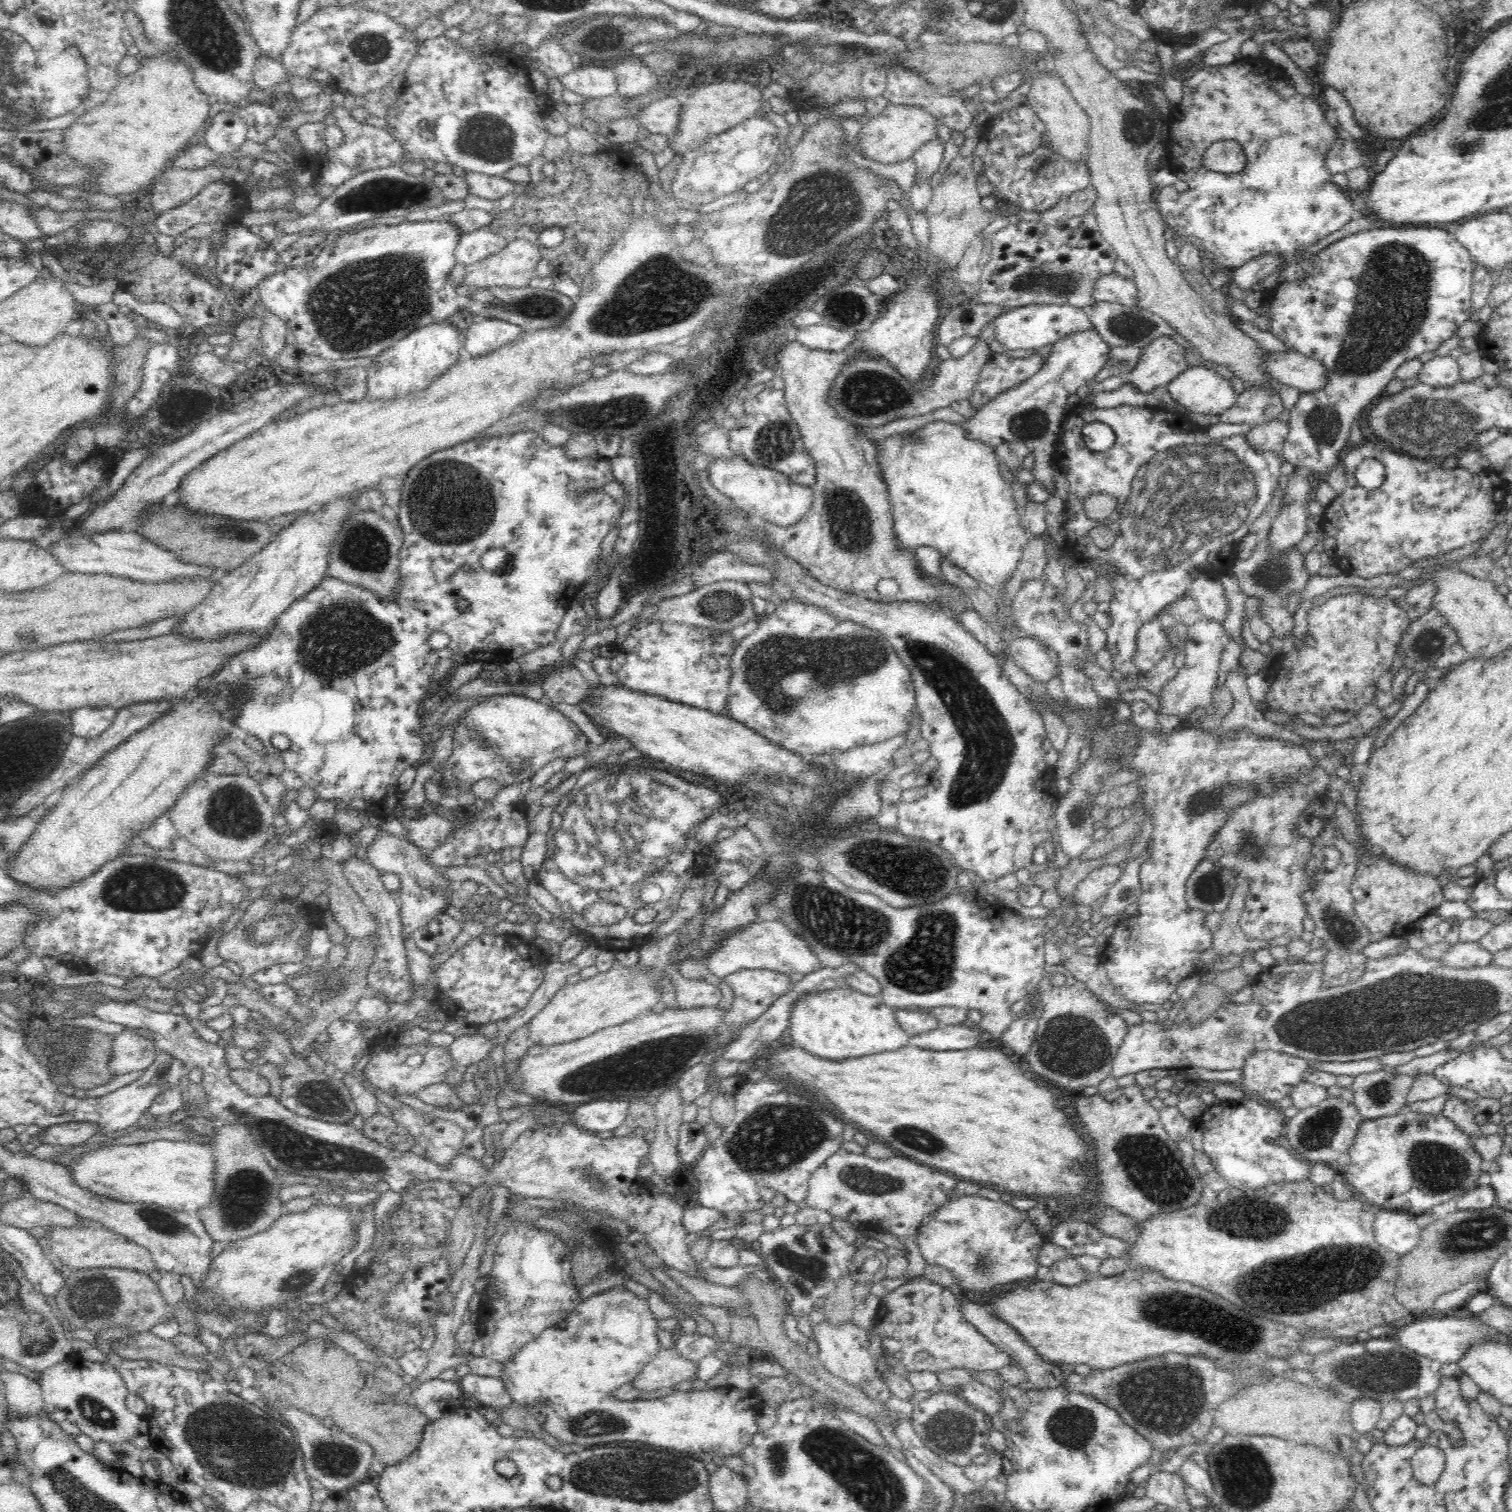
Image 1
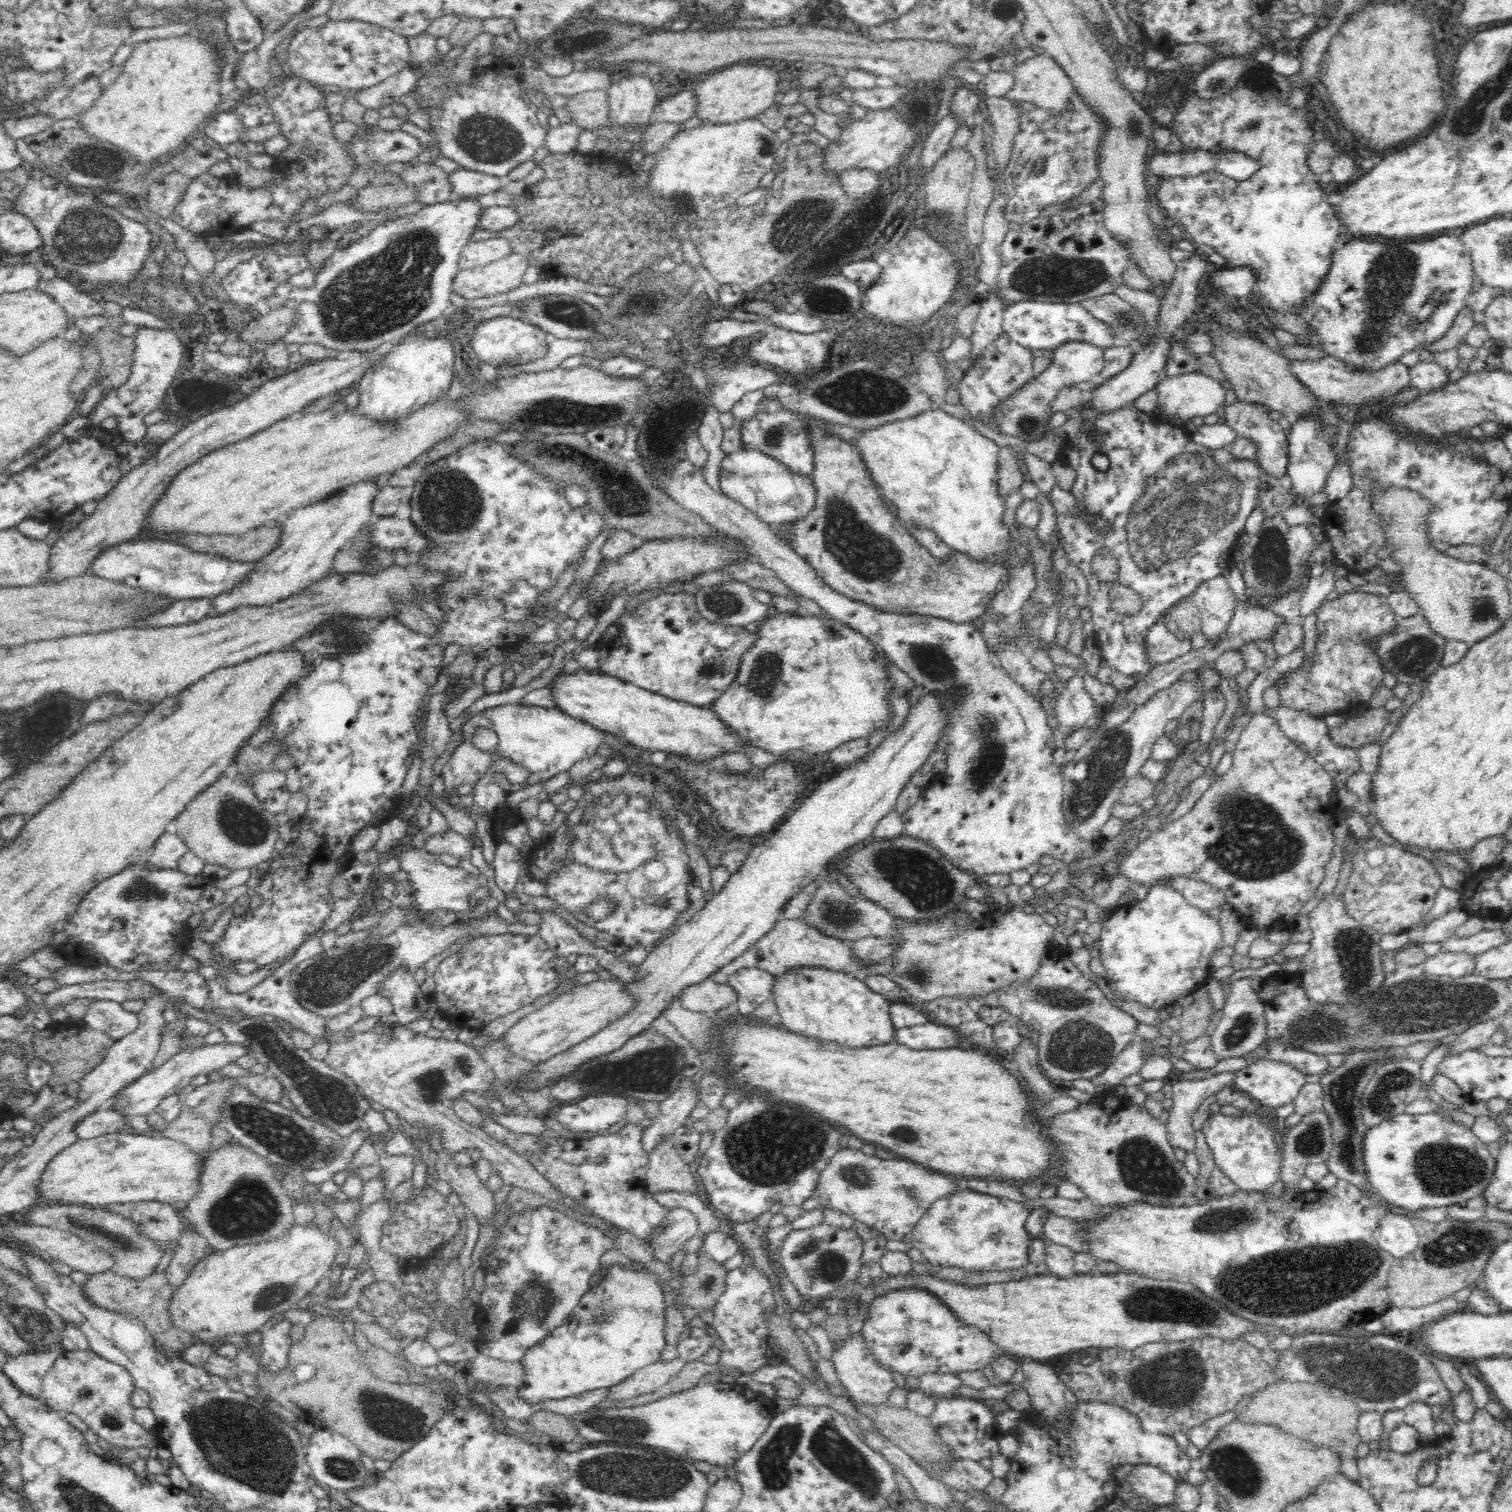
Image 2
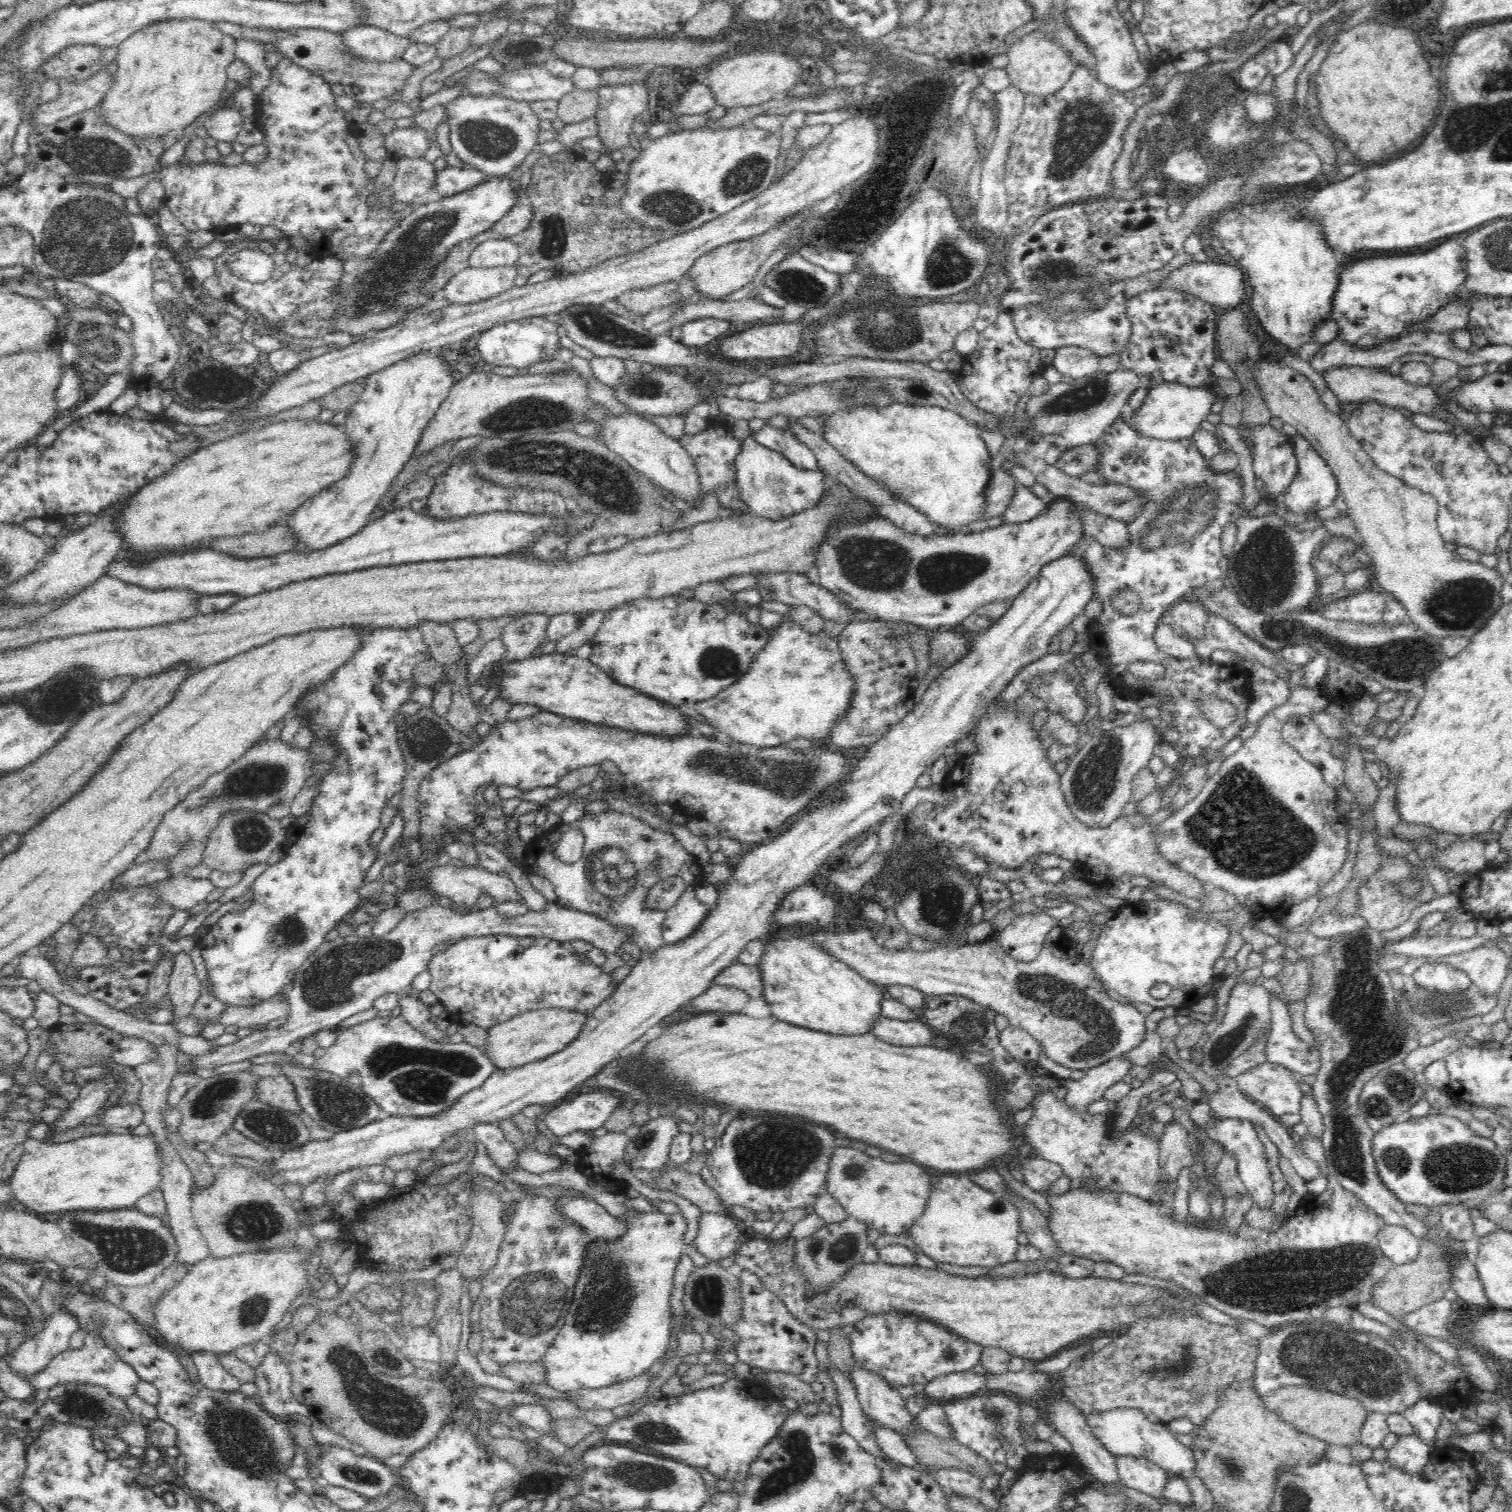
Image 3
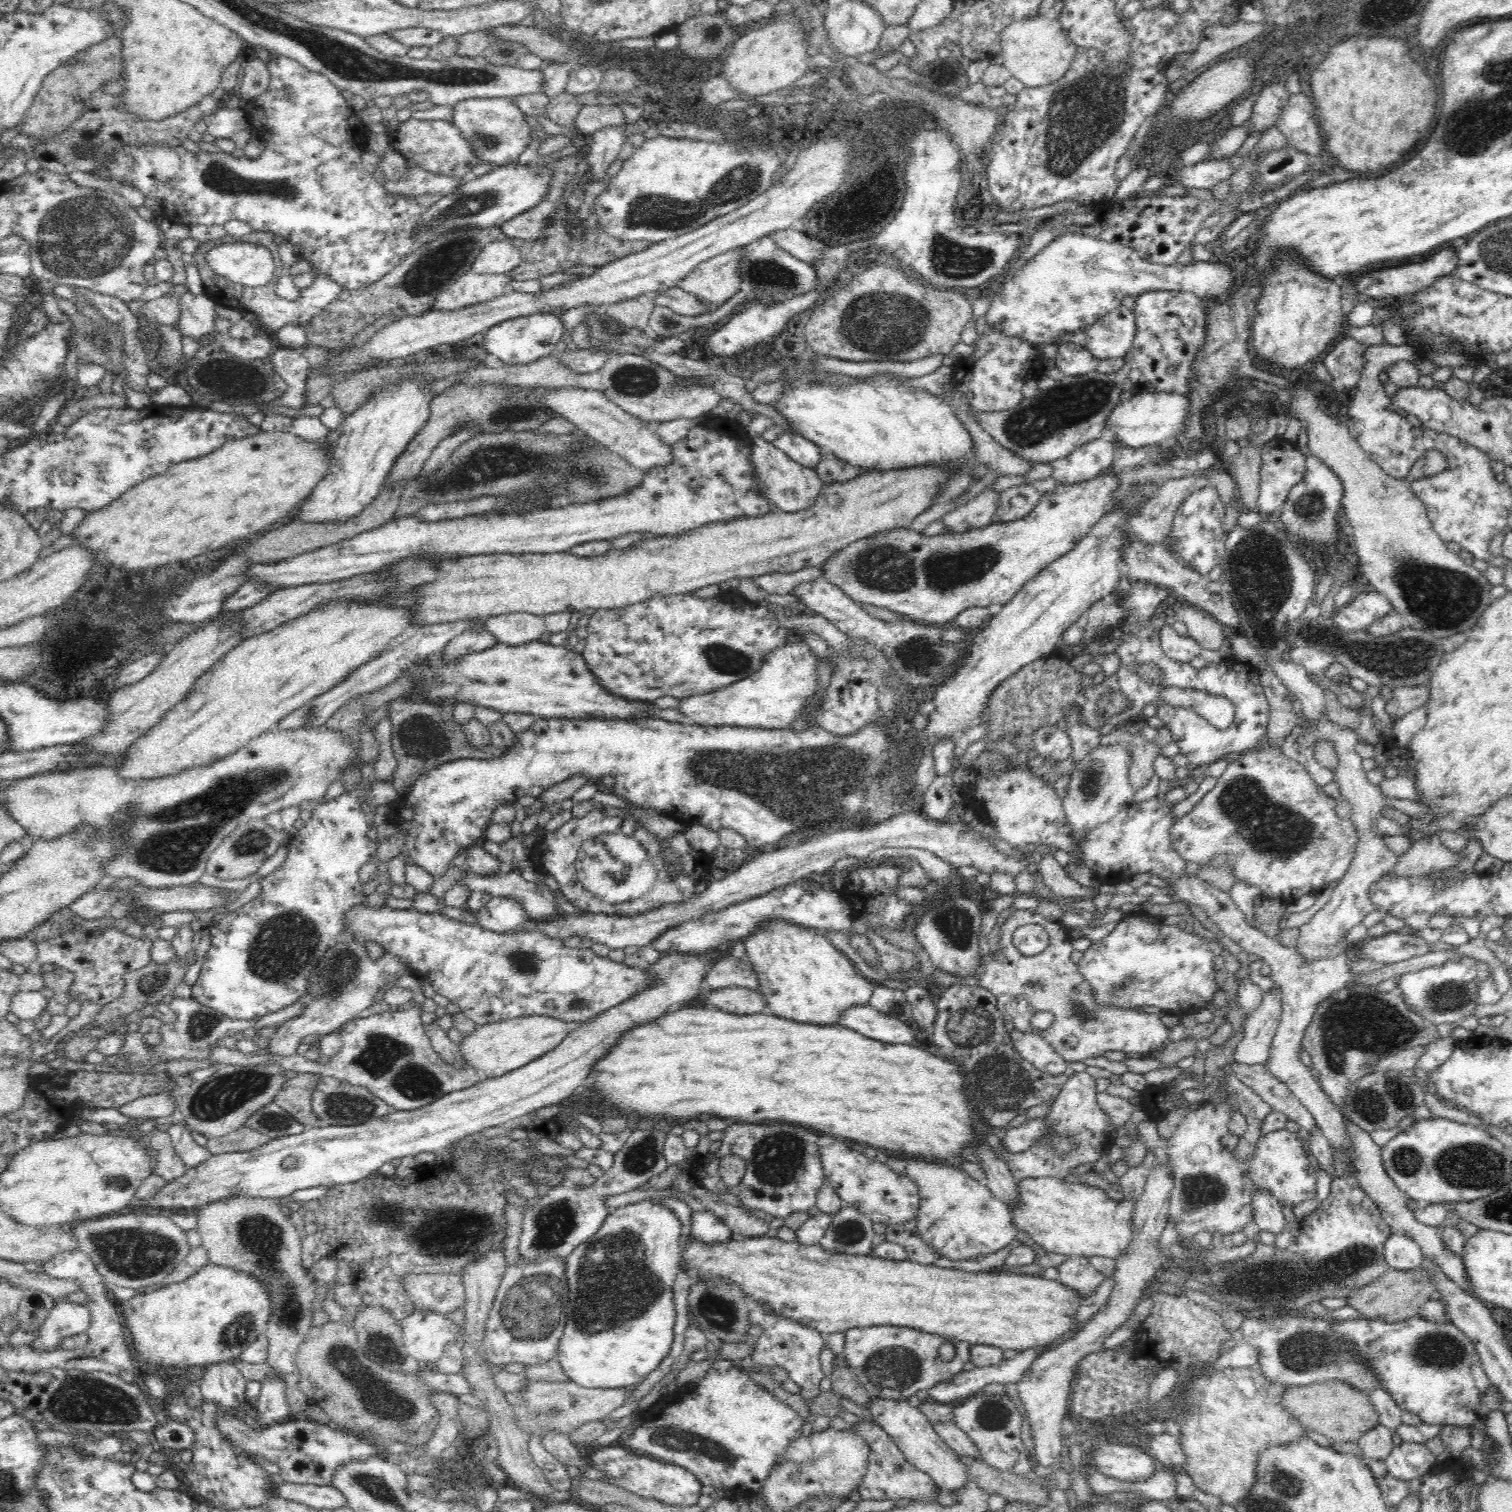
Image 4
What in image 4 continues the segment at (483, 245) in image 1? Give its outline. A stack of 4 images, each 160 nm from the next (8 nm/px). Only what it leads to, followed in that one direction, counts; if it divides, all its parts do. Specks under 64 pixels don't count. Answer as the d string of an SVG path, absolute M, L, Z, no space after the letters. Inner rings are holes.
M511 240L494 241L480 249L471 270L478 274L508 274L520 263L520 251Z

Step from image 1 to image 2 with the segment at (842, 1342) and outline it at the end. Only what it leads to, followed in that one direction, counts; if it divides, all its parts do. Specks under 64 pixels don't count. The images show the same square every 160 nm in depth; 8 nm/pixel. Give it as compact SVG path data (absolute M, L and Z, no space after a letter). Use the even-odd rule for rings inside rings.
M850 1332L844 1344L833 1350L831 1361L834 1363L837 1377L854 1401L876 1406L884 1403L888 1404L888 1395L896 1386L894 1377L892 1377L892 1372L876 1362L875 1356L866 1347L861 1332Z

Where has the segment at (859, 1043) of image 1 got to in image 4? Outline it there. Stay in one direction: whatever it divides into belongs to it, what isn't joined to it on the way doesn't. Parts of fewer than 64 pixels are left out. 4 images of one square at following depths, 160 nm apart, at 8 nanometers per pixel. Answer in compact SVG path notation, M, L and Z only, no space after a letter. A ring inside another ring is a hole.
M783 920L762 924L744 940L748 962L752 963L766 1001L764 1012L802 1024L832 1026L840 1022L846 1008L869 1004L876 987L863 977L852 961L838 950L825 933Z

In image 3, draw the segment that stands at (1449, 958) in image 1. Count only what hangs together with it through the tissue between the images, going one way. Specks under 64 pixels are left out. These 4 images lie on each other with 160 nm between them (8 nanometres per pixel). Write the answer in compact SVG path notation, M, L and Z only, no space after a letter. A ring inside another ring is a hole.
M1438 961L1423 964L1408 981L1428 991L1446 994L1465 991L1473 983L1464 971Z

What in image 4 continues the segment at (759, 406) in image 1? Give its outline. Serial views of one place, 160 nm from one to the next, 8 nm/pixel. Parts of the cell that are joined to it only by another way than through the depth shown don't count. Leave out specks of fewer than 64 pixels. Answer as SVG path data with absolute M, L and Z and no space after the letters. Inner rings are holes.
M798 432L780 434L771 443L804 466L816 468L821 460L820 447Z

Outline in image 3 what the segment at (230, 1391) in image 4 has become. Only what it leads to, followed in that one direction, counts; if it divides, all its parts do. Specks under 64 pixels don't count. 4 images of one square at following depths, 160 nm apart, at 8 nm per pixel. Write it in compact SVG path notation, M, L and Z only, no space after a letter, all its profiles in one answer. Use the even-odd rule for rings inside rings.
M193 1352L190 1355L196 1365L199 1380L206 1388L211 1391L238 1391L242 1382L219 1363L217 1354Z

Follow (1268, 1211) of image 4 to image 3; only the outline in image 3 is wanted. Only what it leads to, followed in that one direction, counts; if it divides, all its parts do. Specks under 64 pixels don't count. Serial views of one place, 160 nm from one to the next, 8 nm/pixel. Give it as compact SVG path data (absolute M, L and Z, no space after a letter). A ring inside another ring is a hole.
M1198 1102L1194 1105L1190 1113L1190 1120L1204 1129L1205 1133L1210 1135L1210 1138L1219 1142L1225 1153L1231 1154L1237 1160L1238 1177L1246 1186L1252 1201L1264 1209L1271 1208L1274 1195L1276 1195L1272 1191L1274 1180L1272 1180L1272 1174L1268 1169L1268 1157L1264 1152L1264 1144L1258 1139L1258 1134L1252 1122L1240 1119L1220 1120L1216 1117L1212 1118L1210 1105L1206 1102Z

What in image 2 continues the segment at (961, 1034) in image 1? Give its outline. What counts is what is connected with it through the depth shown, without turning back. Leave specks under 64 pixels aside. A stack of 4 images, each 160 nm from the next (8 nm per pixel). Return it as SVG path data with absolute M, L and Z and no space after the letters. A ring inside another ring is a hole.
M928 1022L912 1027L903 1027L895 1032L896 1042L914 1050L936 1050L936 1048L954 1048L960 1034L952 1028Z

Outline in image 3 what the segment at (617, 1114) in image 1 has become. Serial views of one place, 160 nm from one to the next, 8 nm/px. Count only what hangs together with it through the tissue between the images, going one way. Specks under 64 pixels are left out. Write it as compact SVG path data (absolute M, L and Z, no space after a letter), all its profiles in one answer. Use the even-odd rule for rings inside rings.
M608 1092L582 1094L548 1112L544 1125L557 1137L566 1136L576 1130L596 1130L604 1126L618 1106L620 1098Z

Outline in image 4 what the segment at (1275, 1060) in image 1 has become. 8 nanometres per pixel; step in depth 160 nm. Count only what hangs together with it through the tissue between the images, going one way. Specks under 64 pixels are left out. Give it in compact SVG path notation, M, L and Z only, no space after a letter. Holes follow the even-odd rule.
M1232 1064L1232 1073L1246 1087L1256 1092L1274 1111L1284 1113L1288 1120L1296 1122L1298 1126L1308 1132L1318 1127L1312 1114L1296 1099L1288 1086L1278 1080L1265 1065Z

